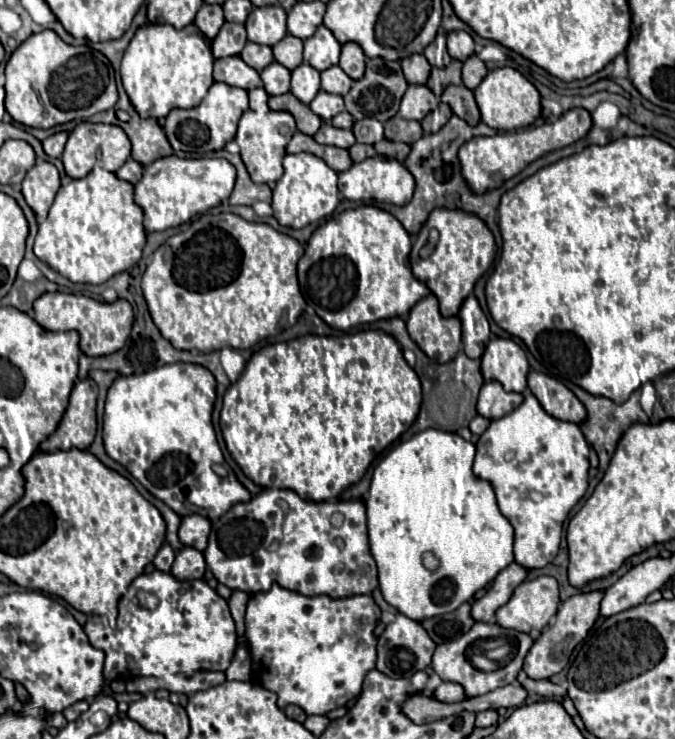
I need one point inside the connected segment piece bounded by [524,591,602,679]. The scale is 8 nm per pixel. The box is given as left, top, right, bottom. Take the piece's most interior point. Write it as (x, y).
(551, 652)

